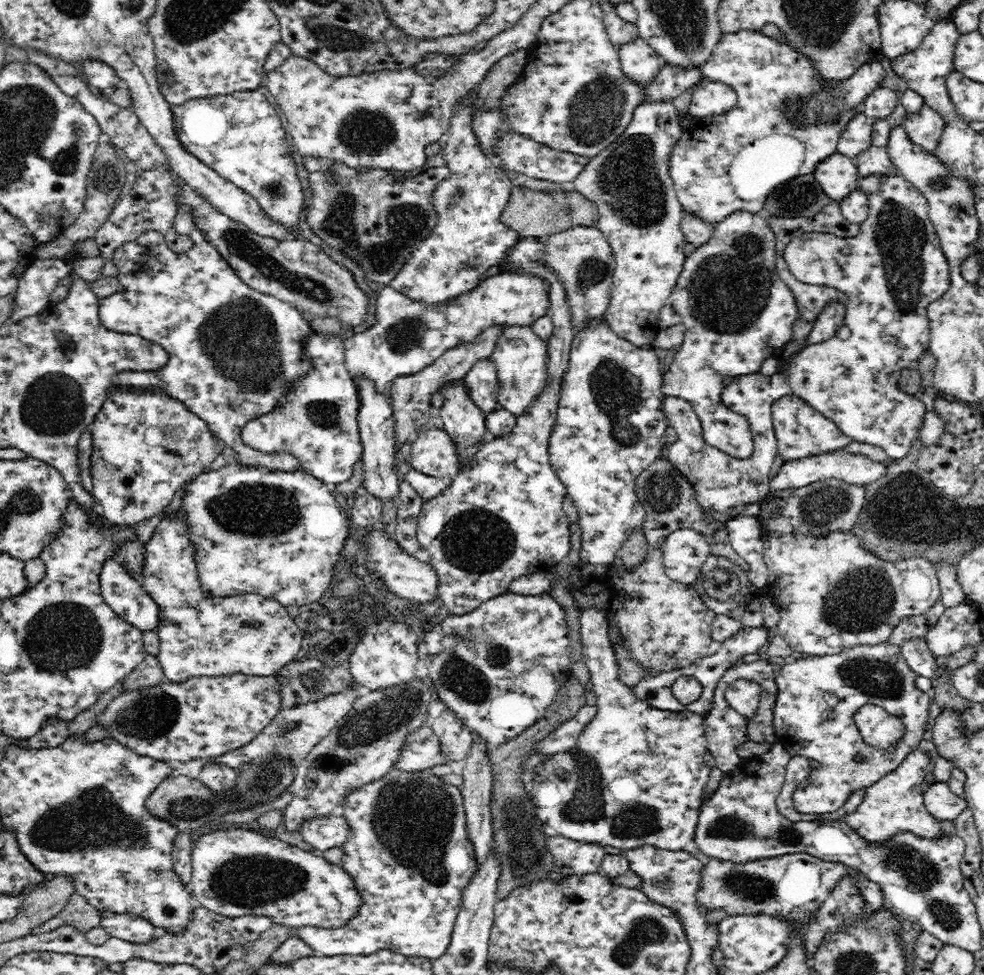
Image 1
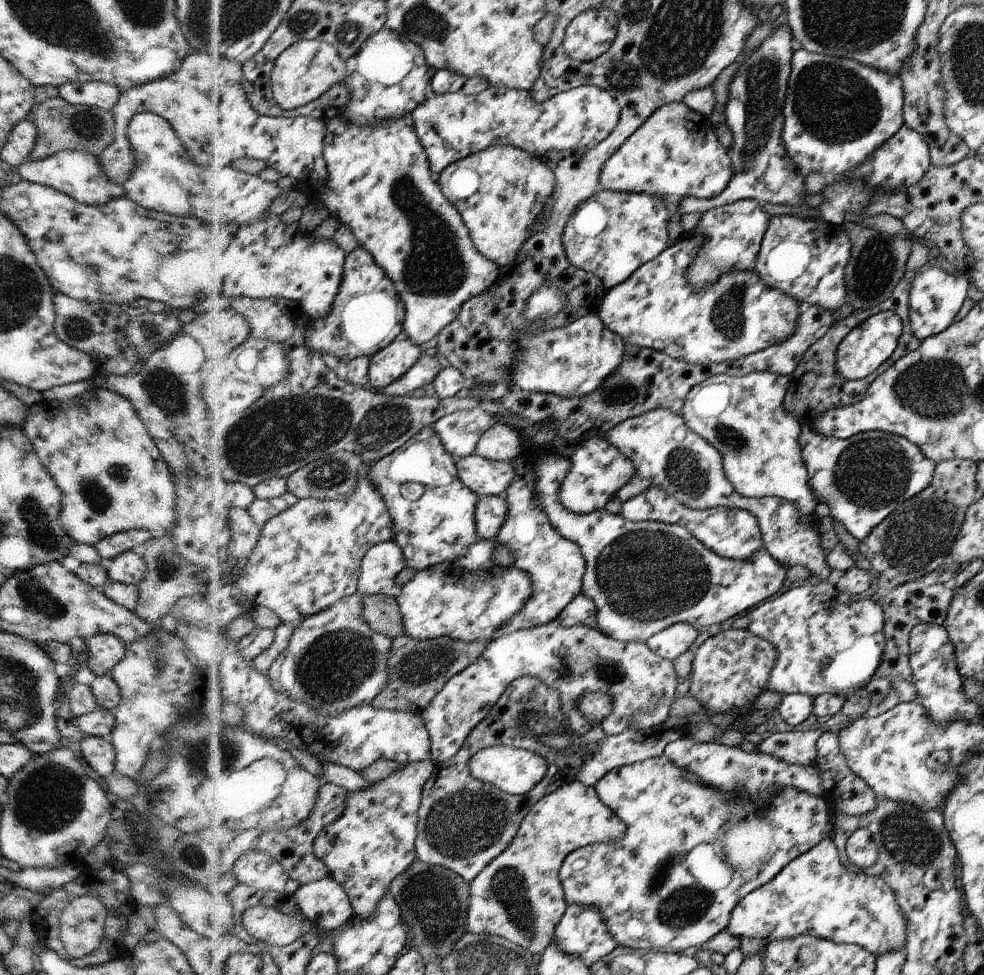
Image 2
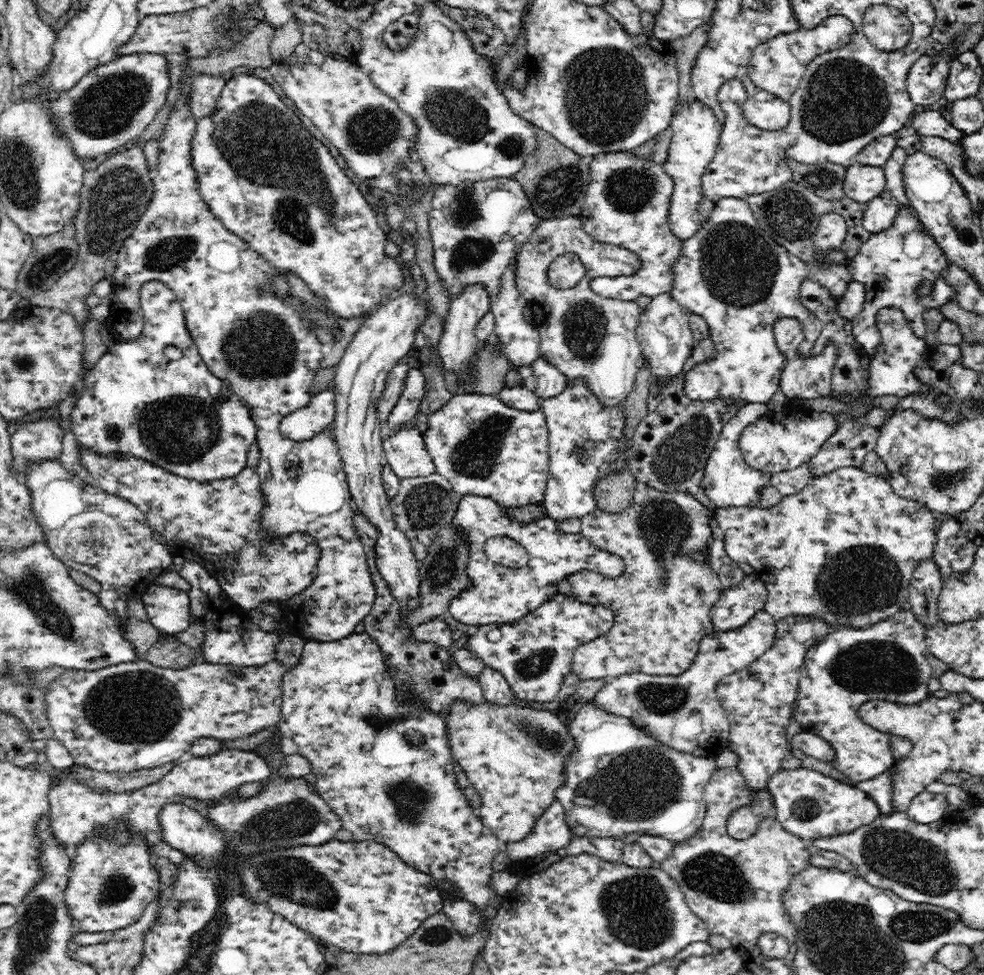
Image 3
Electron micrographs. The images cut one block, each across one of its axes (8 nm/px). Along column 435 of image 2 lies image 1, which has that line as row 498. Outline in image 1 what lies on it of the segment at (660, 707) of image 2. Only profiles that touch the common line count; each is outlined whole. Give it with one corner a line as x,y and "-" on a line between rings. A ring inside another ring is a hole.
900,175
864,179
861,189
869,196
869,214
861,222
857,236
849,240
839,240
828,233
802,232
783,252
790,272
800,282
831,287
845,297
847,313
838,332
832,338
818,344
812,343
806,350
802,350
790,364
790,376
776,373
771,378
761,374
741,377
730,383
722,394
723,405
747,420
753,438
750,456
738,458
710,445
704,437
704,425
691,404
681,398
665,398
665,411
670,425
680,435
680,440
666,454
696,484
698,498
708,508
708,513
716,513
716,517
724,522
724,518
730,518
729,506
740,501
762,501
771,492
767,477
772,470
772,462
779,453
772,410
774,402
780,398
794,396
802,400
832,419
846,437
859,443
882,447
891,460
906,456
912,442
921,436
926,412
924,404
903,393
898,388
898,382
900,372
912,360
918,360
924,350
929,348
931,328
925,308
929,302
942,298
952,288
949,258
946,258
942,249
934,221
929,219
929,204
921,190

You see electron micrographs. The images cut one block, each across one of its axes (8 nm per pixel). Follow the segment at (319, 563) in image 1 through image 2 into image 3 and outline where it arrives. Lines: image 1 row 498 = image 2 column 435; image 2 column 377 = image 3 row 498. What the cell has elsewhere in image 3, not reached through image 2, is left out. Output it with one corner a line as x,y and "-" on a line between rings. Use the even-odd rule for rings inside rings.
78,440
76,447
80,464
91,474
94,485
97,486
98,489
105,490
108,494
113,494
114,496
122,497
123,499
133,502
138,508
140,508
140,510
142,510
142,512
144,512
147,523
153,528
153,530
156,530
156,532
160,534
162,540
171,548
174,555
184,556
191,561
206,565
209,573
217,578
217,582
224,593
226,593
236,605
239,605
243,610
246,610
246,612
256,609
265,601
272,601
274,603
282,602
282,600
286,600
288,596
298,594
300,590
312,586
313,578
317,576
319,572
318,564
321,556
321,550
318,543
315,541
315,538
306,536
305,534
298,534
296,532
296,534
292,534
292,536
284,538
284,540
274,540
274,542
270,542
270,544
267,544
267,542
261,542
261,532
257,530
257,526
259,525
257,523
257,518
259,517
263,500
261,500
261,494
259,494
260,481
254,469
247,467
246,470
244,470
242,474
238,474
236,478
228,478
228,480
210,481
206,484
200,484
199,482
172,474
170,471
154,464
150,459
138,457
136,454
124,453
124,451
100,451
100,449
90,447
90,445
86,445
86,443
82,443
80,440

